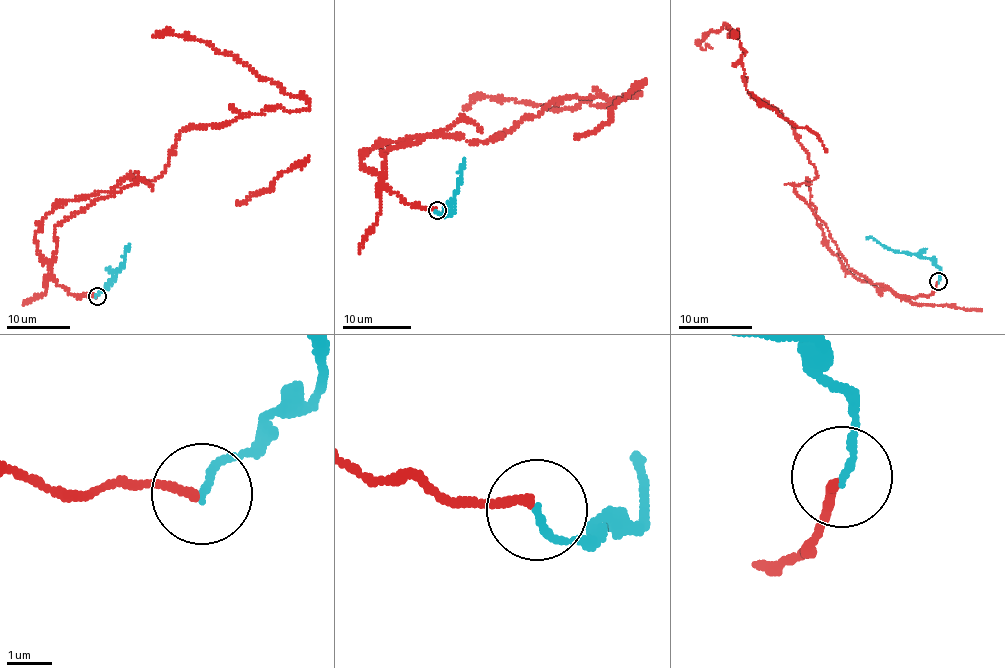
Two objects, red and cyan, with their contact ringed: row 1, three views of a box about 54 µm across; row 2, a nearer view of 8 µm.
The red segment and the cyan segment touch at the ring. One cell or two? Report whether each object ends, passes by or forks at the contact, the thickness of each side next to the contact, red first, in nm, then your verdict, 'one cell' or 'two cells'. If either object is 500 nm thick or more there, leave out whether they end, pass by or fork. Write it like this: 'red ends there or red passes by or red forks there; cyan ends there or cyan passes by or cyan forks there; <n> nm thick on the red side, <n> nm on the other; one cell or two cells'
red ends there; cyan ends there; 200 nm thick on the red side, 170 nm on the other; two cells

